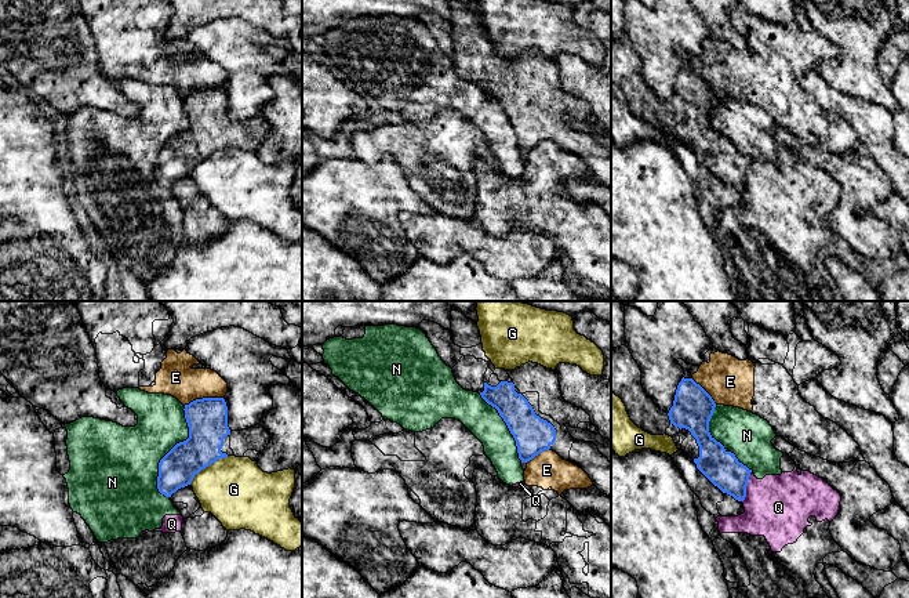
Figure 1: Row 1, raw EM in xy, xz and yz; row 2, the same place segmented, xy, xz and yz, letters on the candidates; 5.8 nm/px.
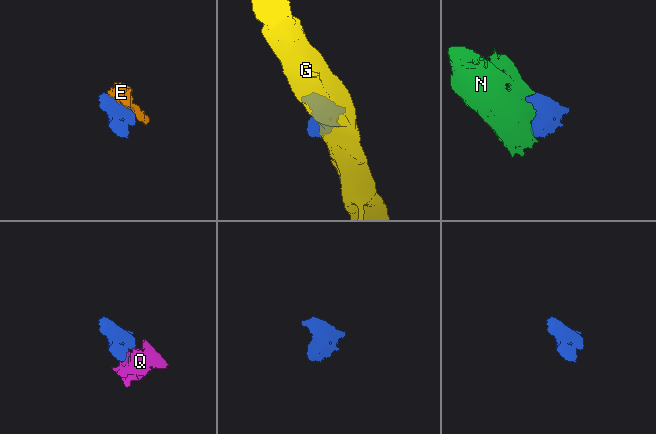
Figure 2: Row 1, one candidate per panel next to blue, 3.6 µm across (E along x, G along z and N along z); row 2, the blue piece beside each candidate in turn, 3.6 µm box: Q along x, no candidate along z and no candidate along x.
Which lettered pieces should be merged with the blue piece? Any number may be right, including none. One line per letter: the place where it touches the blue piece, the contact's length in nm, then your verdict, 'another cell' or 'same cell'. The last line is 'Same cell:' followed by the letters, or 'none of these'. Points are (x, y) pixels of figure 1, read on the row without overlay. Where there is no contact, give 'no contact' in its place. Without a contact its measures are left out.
E: contact xy (203, 89); length 240 nm; another cell
G: contact xy (207, 156); length 280 nm; another cell
N: contact xy (170, 141); length 550 nm; another cell
Q: contact yz (746, 176); length 190 nm; another cell
Same cell: none of these

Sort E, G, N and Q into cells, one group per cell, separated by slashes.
E / G / N Q

